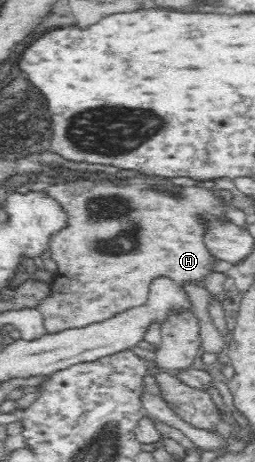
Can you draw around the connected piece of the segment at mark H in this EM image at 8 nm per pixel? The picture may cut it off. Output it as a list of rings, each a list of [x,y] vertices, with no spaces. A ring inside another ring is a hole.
[[[124,171],[111,178],[86,177],[59,183],[41,184],[56,201],[66,207],[70,215],[70,207],[74,211],[74,221],[68,223],[62,235],[50,239],[50,257],[58,263],[58,285],[51,285],[51,292],[38,305],[47,333],[54,333],[70,328],[86,327],[90,323],[98,323],[120,311],[144,303],[149,293],[148,285],[156,277],[172,279],[174,284],[184,287],[186,284],[202,286],[206,275],[213,273],[215,257],[205,245],[205,237],[209,233],[208,217],[220,221],[228,221],[225,211],[234,207],[232,195],[215,189],[213,182],[174,183],[174,179],[166,179],[164,175],[140,175],[140,172]],[[138,227],[140,243],[134,247],[130,241],[130,233]]]

